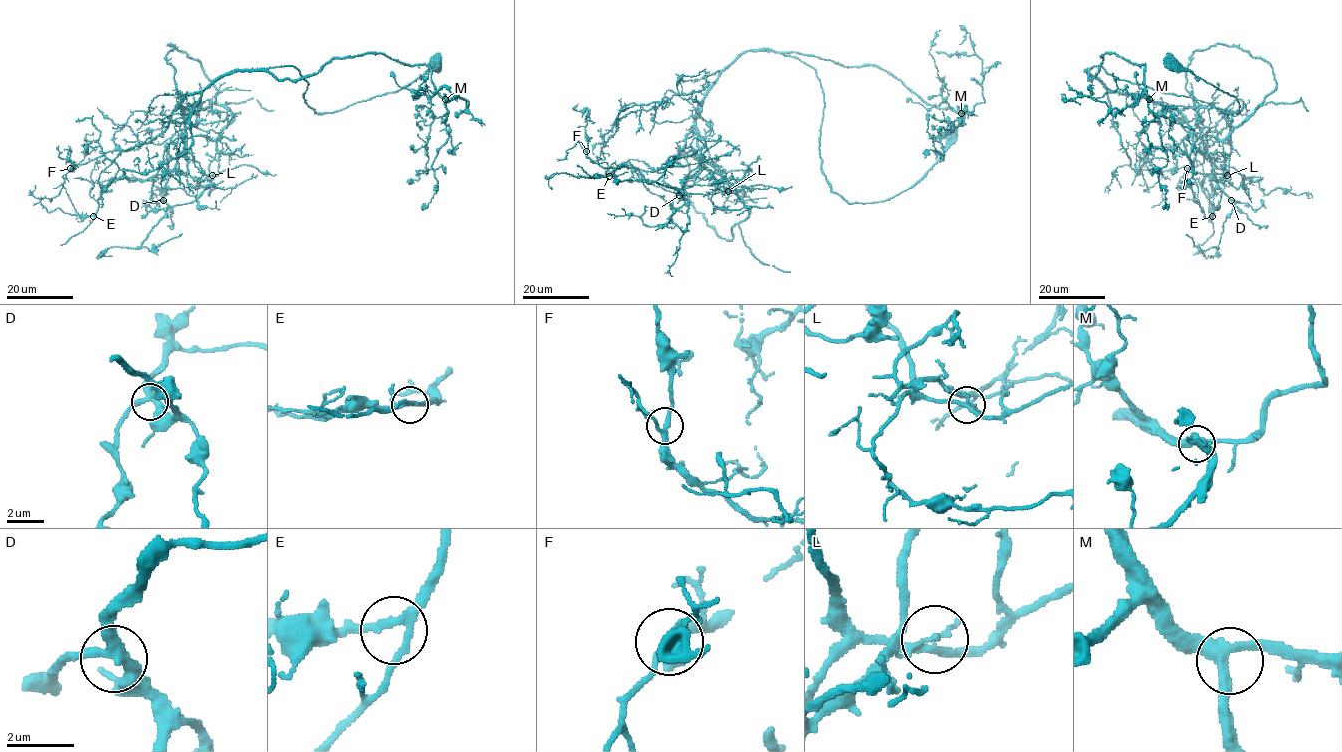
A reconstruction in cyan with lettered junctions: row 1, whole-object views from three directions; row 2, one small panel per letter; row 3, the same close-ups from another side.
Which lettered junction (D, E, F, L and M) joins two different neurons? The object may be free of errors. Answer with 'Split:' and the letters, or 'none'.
Split: L

